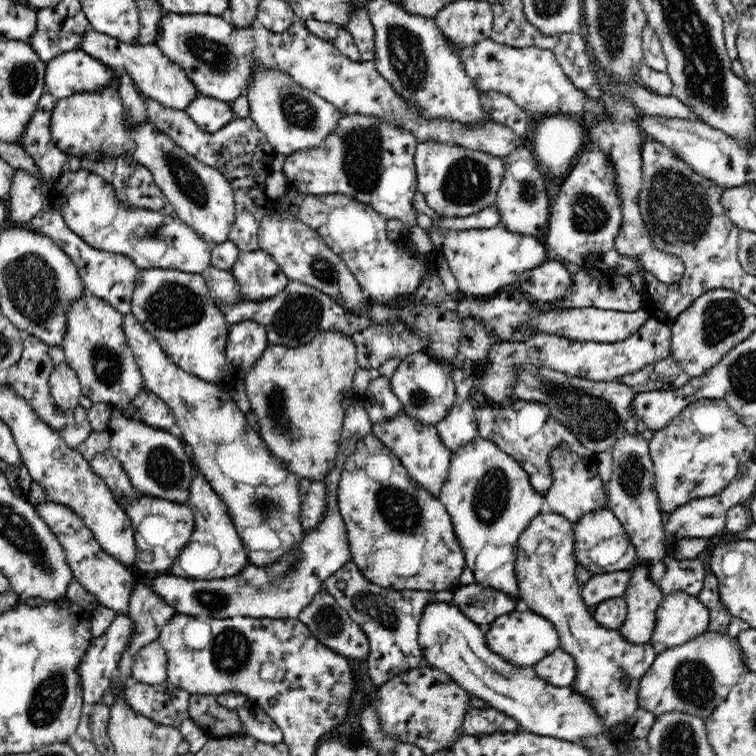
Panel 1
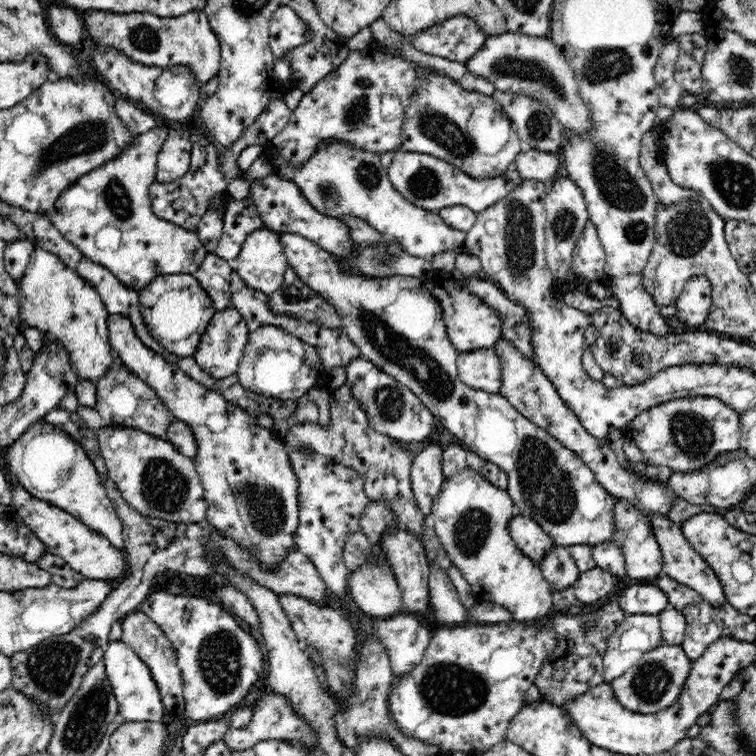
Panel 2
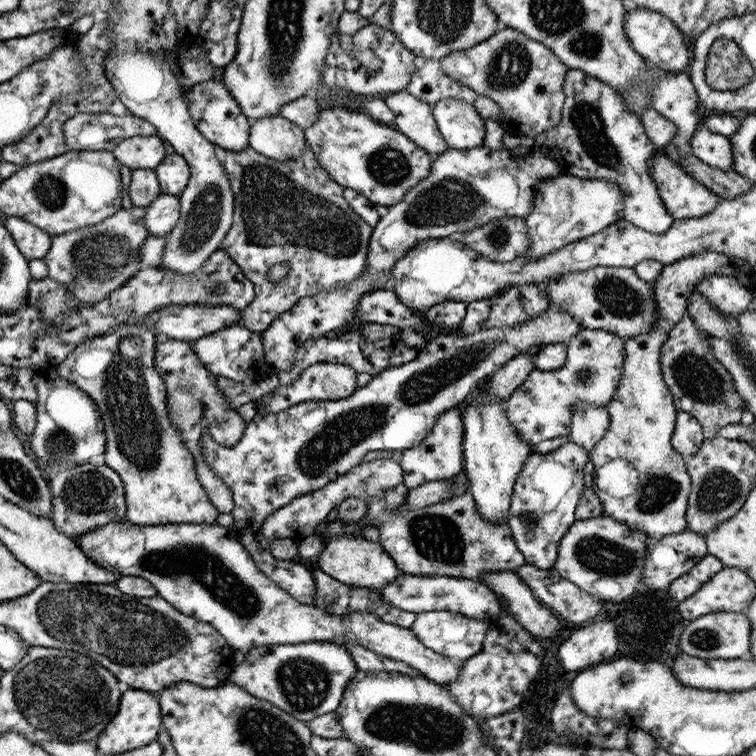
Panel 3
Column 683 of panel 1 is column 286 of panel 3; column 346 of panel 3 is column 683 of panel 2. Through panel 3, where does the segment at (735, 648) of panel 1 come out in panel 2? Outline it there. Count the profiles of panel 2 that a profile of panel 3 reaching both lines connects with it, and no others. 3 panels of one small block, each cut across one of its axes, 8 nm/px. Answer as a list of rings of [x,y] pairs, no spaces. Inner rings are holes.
[[[681,645],[657,646],[644,654],[632,670],[626,671],[611,682],[614,698],[624,708],[642,714],[652,714],[652,712],[668,708],[672,702],[676,702],[691,667],[692,662],[686,657]]]

